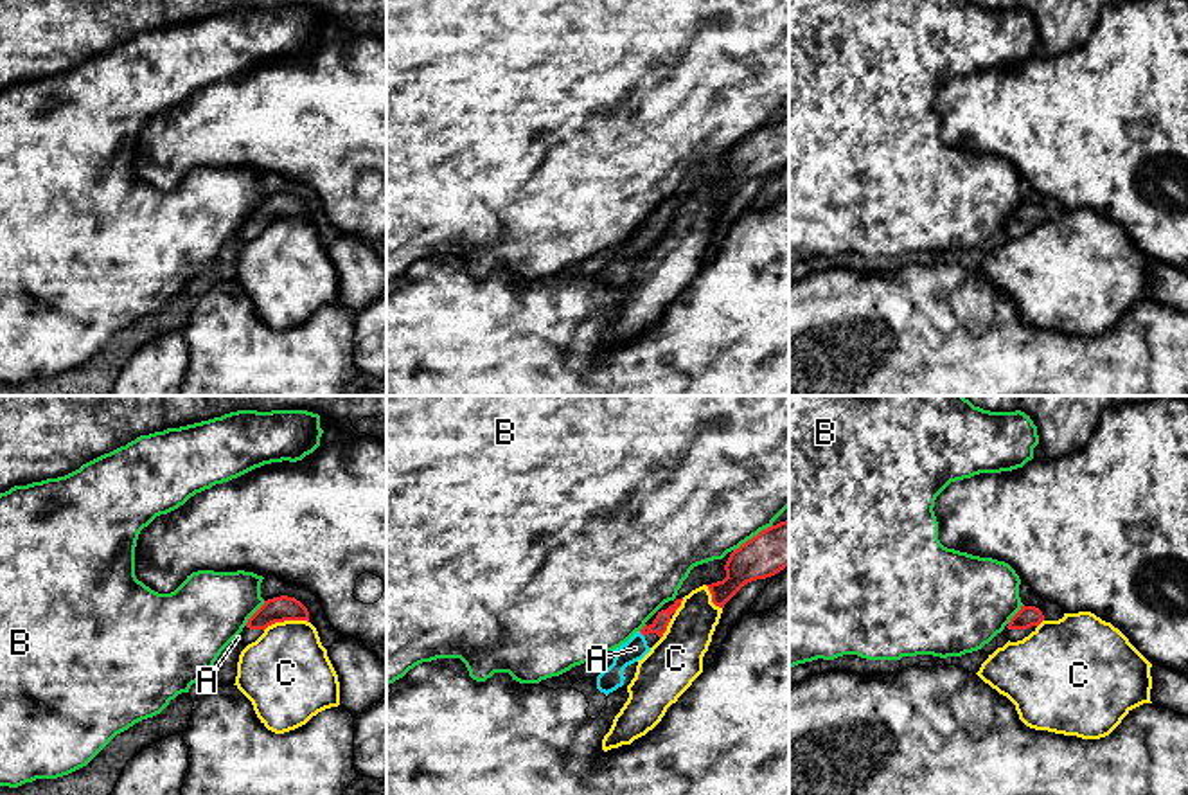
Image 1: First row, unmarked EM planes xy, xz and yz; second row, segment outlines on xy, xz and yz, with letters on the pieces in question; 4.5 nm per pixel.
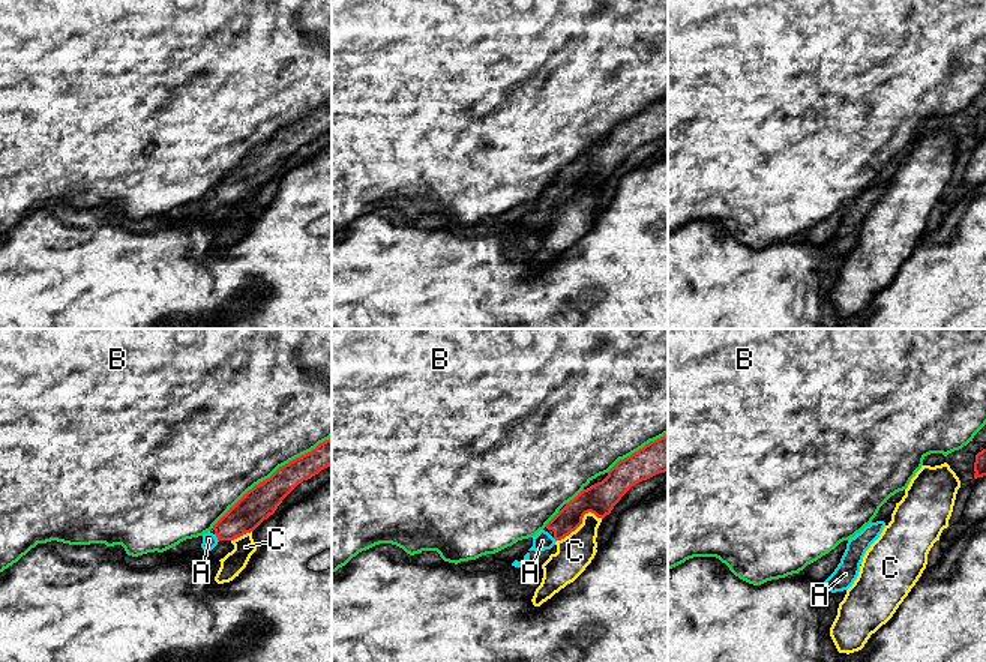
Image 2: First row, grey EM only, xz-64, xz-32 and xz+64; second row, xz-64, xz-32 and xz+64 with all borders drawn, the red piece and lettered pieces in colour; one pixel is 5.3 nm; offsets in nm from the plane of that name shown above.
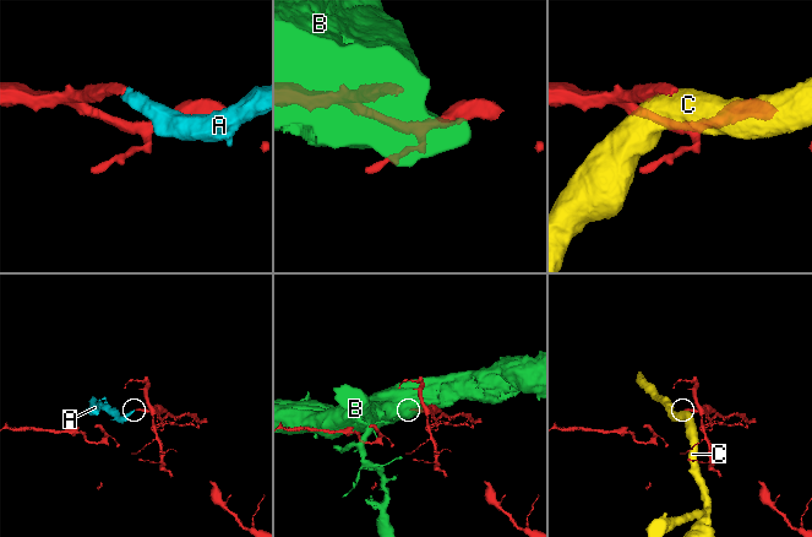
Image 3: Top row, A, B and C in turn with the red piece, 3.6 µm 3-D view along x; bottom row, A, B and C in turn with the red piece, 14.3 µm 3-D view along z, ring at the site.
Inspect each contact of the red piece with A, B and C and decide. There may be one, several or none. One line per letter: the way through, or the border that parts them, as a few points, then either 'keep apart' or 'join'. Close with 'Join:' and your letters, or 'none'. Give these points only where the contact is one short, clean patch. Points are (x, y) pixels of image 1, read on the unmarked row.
A: across xz (658, 223), (642, 231), (635, 245) | join
B: keep apart
C: along xy (308, 218), (275, 218), (263, 227) | keep apart
Join: A

